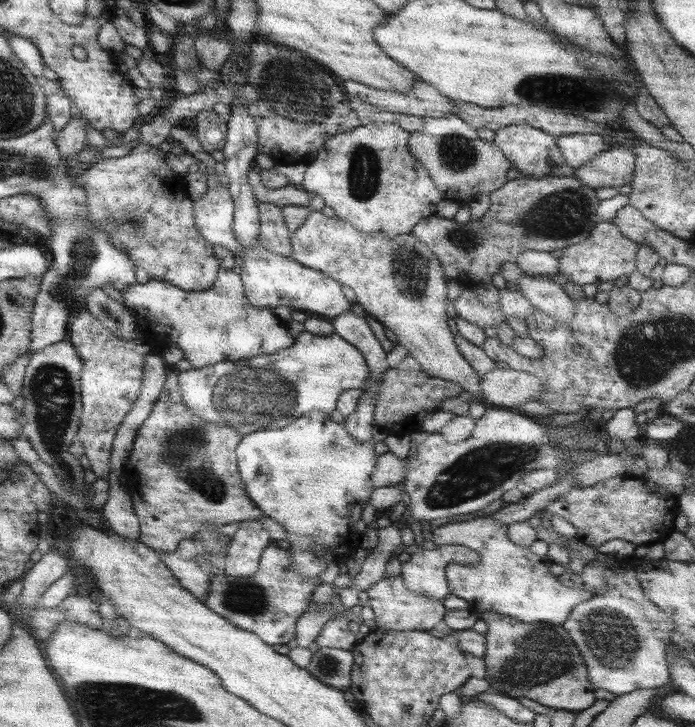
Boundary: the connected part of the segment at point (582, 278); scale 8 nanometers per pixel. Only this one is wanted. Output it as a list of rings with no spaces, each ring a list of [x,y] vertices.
[[[600,220],[590,231],[588,238],[567,246],[559,260],[559,272],[562,276],[570,279],[574,284],[600,284],[601,282],[616,282],[618,278],[630,276],[637,268],[636,255],[639,244],[626,238],[620,229],[609,221]]]

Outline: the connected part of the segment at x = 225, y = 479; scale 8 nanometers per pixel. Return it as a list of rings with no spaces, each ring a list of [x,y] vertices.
[[[173,368],[159,392],[153,410],[139,426],[129,459],[135,472],[129,476],[129,496],[139,521],[139,542],[157,553],[177,552],[182,540],[193,540],[202,530],[214,530],[230,524],[248,520],[260,520],[264,513],[246,495],[246,489],[237,469],[236,447],[242,435],[234,428],[218,423],[207,423],[190,409],[182,400],[179,372]]]

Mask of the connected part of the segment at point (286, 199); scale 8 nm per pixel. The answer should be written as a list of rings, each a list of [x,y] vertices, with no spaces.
[[[251,169],[247,173],[247,181],[252,187],[256,200],[259,203],[270,203],[278,207],[283,206],[309,206],[312,194],[300,186],[286,185],[278,189],[267,189],[262,185],[260,170]]]

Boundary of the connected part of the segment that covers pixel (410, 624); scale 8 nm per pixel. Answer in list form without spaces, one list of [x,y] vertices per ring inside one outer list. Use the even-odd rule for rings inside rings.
[[[402,574],[394,578],[384,578],[367,590],[369,600],[366,604],[374,613],[375,630],[381,632],[430,631],[443,625],[447,609],[440,600],[432,600],[423,594],[414,594],[404,585]]]

